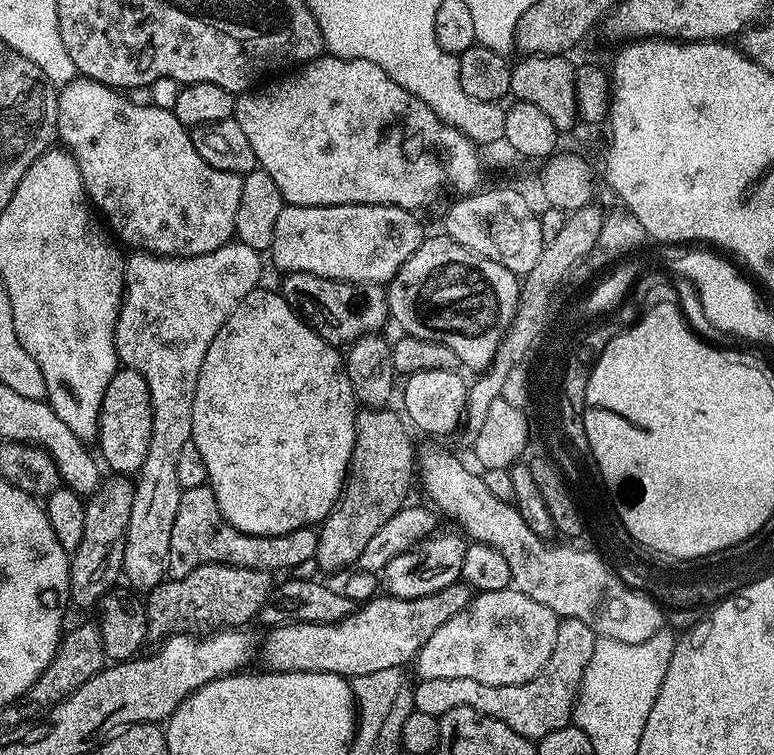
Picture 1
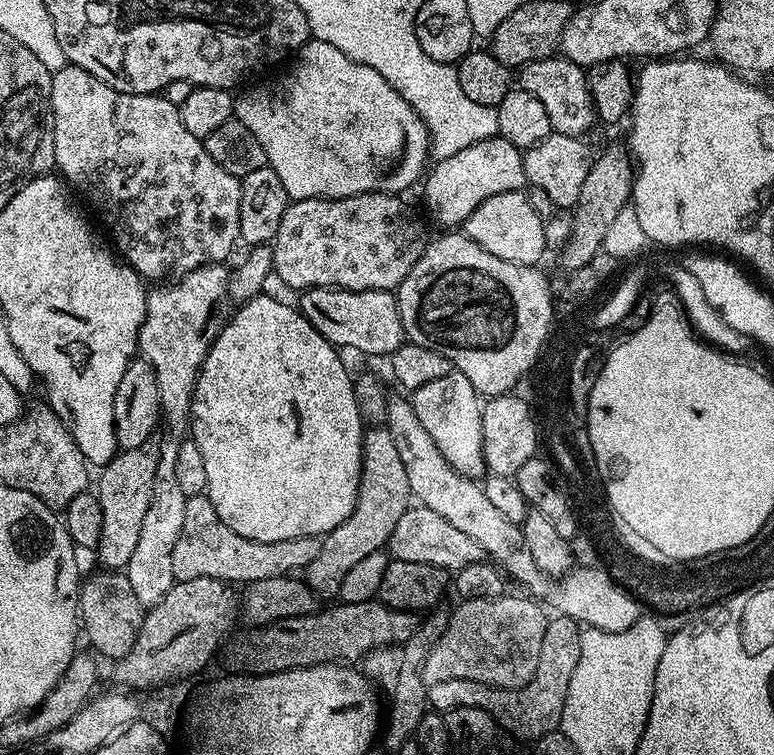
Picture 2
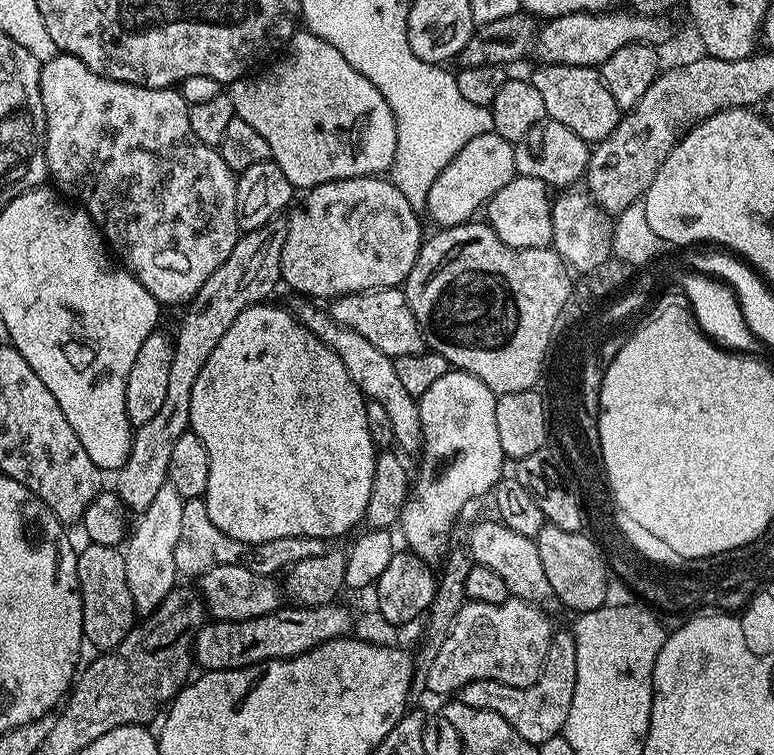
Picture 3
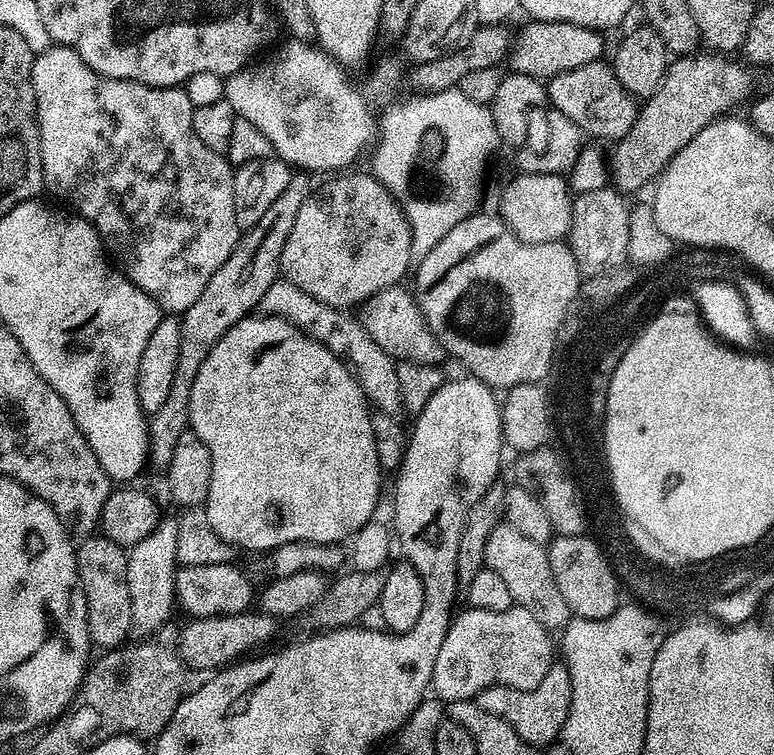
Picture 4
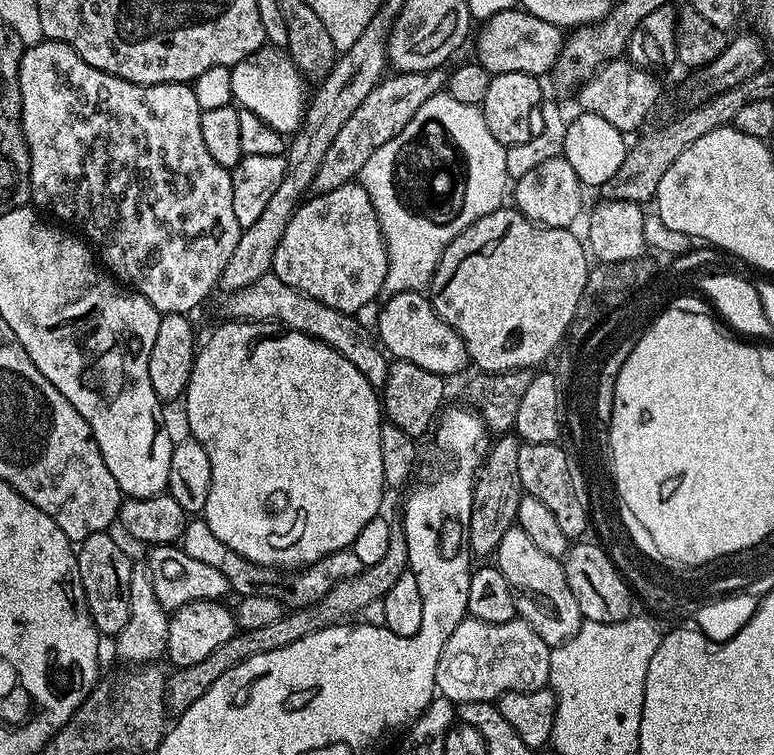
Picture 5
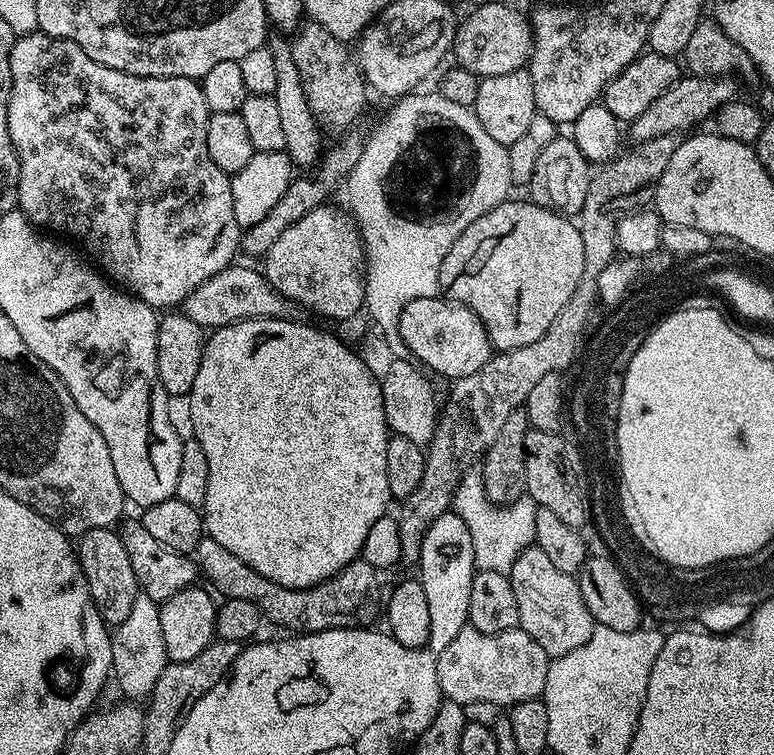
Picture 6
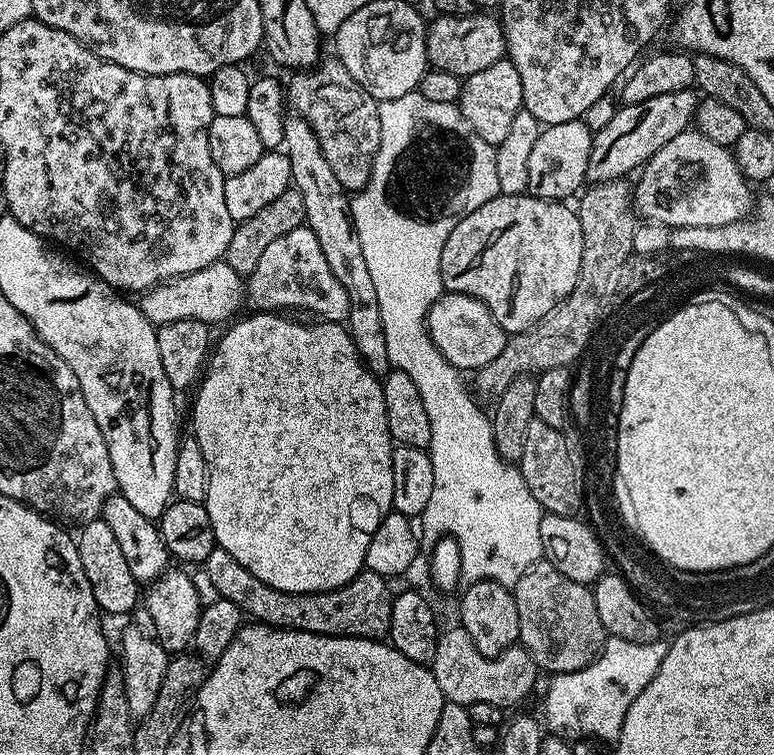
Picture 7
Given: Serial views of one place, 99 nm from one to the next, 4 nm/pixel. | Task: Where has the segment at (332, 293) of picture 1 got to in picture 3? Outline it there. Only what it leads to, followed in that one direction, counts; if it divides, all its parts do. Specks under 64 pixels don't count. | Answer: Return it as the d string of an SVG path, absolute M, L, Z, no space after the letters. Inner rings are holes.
M375 288L372 292L337 296L331 301L330 311L339 324L354 330L354 334L362 334L362 338L378 346L382 354L395 358L425 351L424 335L400 288Z

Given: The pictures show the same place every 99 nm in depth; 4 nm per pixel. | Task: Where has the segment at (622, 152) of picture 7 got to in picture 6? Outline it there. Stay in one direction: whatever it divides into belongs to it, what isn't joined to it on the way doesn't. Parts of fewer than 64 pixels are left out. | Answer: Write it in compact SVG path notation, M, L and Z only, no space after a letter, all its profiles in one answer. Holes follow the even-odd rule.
M681 75L676 84L670 86L670 90L666 90L666 94L662 94L662 98L658 98L658 102L650 102L648 109L642 110L642 114L638 114L638 118L631 120L633 141L641 142L659 136L688 134L699 129L696 127L703 120L711 121L723 104L737 99L738 92L731 84L732 82L731 79L723 76Z

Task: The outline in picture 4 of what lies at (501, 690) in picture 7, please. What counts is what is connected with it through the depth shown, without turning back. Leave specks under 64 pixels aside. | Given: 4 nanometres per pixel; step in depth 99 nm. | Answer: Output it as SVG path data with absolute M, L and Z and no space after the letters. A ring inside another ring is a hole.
M513 606L510 610L502 610L495 612L494 610L478 610L477 608L468 608L460 617L458 615L451 621L448 628L446 638L443 639L442 650L438 650L438 658L434 658L434 670L432 671L431 691L435 693L440 700L451 702L454 700L471 700L475 698L482 690L486 690L495 684L501 684L507 688L514 690L534 690L534 686L538 686L538 682L542 682L542 678L546 678L546 670L550 670L550 666L554 662L552 656L552 640L549 629L542 626L542 622L538 622L538 618L534 618L534 614L530 614L530 610L519 606Z

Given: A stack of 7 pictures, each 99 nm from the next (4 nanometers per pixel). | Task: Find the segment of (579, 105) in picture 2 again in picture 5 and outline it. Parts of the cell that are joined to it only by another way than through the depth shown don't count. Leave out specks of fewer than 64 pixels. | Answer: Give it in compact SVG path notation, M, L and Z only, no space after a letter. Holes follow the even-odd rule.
M621 58L611 60L608 64L603 64L601 68L585 84L581 84L578 89L580 95L581 109L590 114L596 114L598 118L604 118L610 122L619 132L631 134L635 128L640 128L644 124L644 119L652 112L652 107L660 100L660 84L655 80L651 71L643 68L637 68L627 59Z

